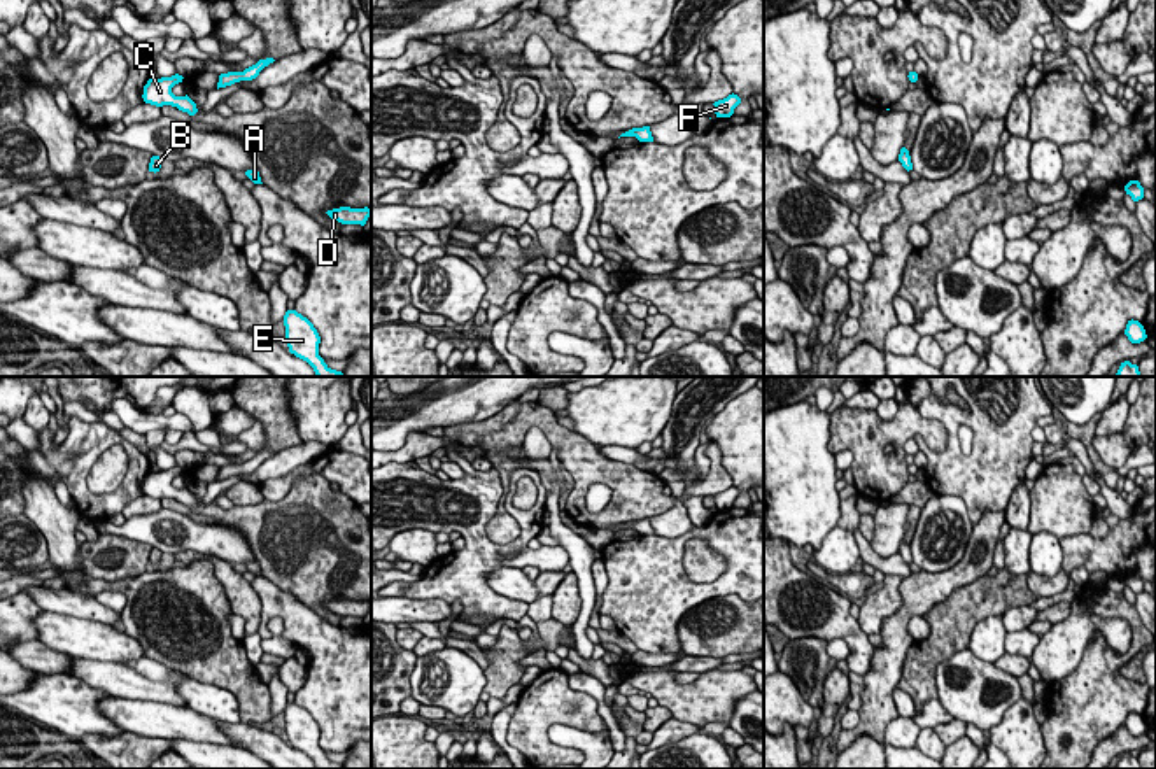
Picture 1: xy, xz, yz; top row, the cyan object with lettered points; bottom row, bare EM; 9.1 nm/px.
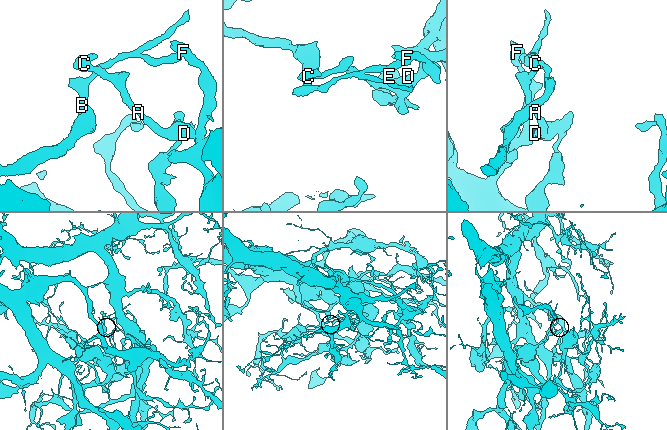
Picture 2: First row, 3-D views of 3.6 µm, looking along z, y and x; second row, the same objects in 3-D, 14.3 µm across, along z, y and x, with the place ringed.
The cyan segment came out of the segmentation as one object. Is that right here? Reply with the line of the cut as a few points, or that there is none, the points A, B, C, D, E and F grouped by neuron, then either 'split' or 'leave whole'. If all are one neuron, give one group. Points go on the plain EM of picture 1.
xy (242, 466), (233, 470) | A C D E F / B | split

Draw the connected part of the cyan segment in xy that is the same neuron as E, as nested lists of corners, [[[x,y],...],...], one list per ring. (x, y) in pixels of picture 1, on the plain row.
[[[287,702],[284,708],[284,718],[289,744],[307,753],[314,760],[317,769],[343,767],[342,764],[331,762],[319,748],[321,729],[307,709],[298,706],[296,702]]]

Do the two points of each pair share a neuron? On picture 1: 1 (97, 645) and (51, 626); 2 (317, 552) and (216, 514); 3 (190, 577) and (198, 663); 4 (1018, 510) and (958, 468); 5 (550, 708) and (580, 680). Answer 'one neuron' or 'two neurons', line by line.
1: one neuron
2: one neuron
3: one neuron
4: two neurons
5: two neurons

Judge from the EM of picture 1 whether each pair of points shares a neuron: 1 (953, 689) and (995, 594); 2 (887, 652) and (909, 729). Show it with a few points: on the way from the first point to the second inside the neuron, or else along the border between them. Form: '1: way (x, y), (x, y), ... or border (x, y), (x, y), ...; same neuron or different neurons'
1: border (967, 647), (944, 659), (934, 673); different neurons
2: border (897, 715), (887, 726), (883, 741); different neurons

